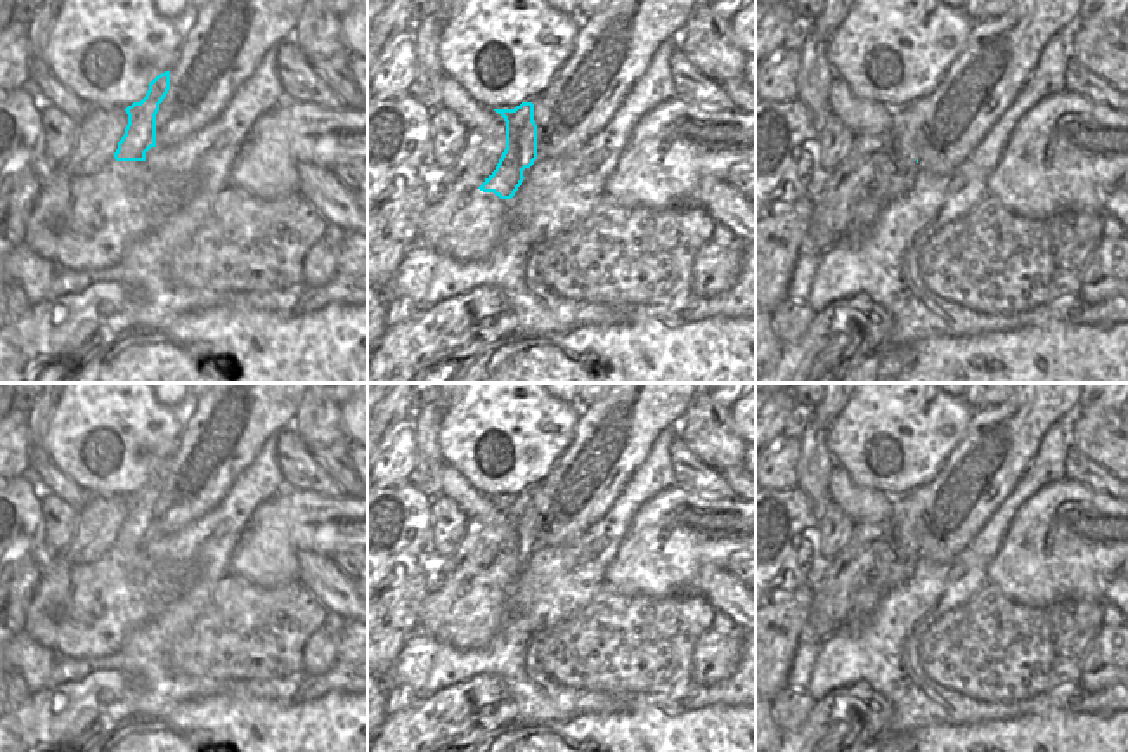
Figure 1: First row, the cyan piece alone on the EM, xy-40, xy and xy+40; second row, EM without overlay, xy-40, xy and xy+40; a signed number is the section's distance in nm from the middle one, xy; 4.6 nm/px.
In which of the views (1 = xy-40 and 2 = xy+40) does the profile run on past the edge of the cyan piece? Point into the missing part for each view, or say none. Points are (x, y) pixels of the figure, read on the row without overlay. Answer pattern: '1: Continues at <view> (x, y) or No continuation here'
1: No continuation here
2: No continuation here

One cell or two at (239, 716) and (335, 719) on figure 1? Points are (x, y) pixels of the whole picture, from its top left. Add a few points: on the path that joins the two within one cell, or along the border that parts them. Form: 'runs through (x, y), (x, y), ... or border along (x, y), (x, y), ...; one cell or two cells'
runs through (264, 719), (311, 719); one cell

